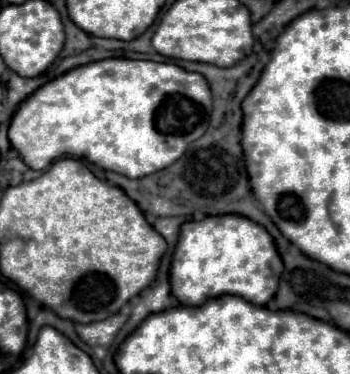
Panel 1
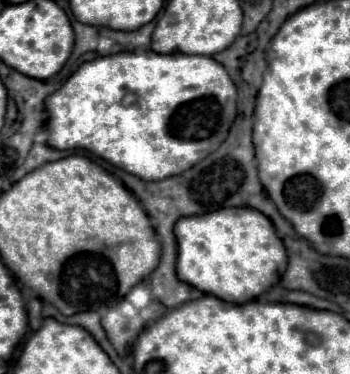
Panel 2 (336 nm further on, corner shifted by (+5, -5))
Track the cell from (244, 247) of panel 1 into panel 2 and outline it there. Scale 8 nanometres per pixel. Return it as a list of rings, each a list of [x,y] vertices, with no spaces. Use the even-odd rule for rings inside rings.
[[[222,208],[200,216],[180,218],[174,226],[178,240],[178,278],[206,294],[226,298],[226,302],[250,302],[270,286],[274,286],[286,270],[288,258],[282,240],[276,236],[276,230],[268,216],[254,208]]]

